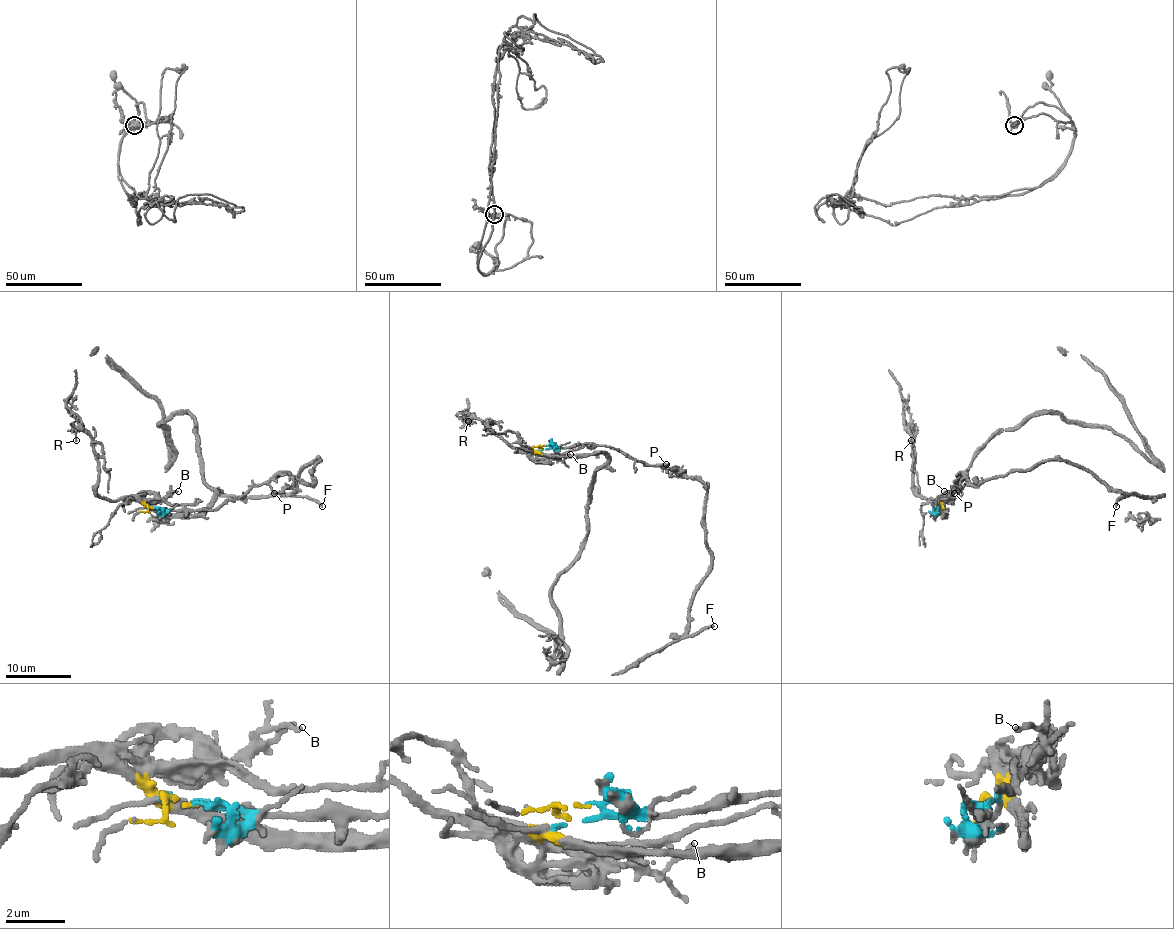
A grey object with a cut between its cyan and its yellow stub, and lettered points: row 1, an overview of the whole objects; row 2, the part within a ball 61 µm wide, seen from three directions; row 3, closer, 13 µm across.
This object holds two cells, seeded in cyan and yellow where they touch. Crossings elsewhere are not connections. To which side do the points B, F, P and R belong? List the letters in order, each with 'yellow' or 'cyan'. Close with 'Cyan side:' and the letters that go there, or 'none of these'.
B: yellow
F: cyan
P: cyan
R: yellow
Cyan side: F, P

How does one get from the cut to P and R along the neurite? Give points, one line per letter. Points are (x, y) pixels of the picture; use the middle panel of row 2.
P: (545, 445), (609, 445), (650, 465), (667, 463)
R: (545, 445), (537, 450), (513, 449), (488, 426), (490, 423), (469, 421)

